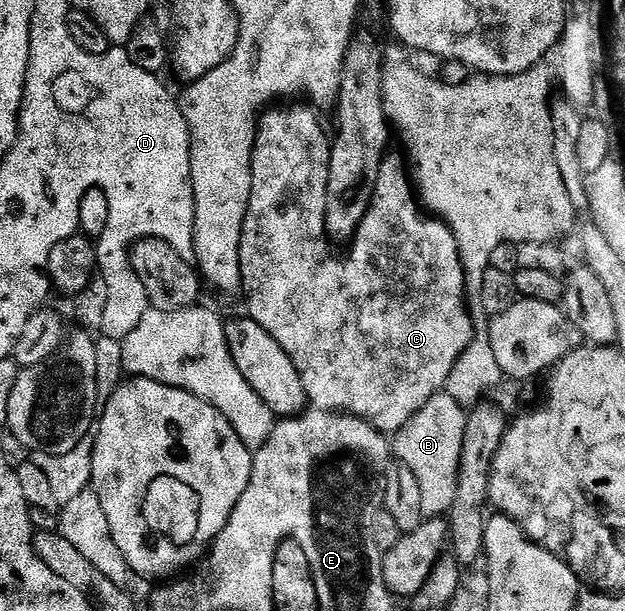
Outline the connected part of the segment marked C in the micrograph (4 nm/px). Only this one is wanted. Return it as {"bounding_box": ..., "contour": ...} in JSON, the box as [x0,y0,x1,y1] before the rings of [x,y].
{"bounding_box":[239,102,475,434],"contour":[[[287,102],[282,106],[268,107],[257,124],[255,149],[251,151],[251,197],[239,243],[239,261],[243,275],[241,292],[242,295],[247,295],[246,315],[253,322],[257,322],[261,330],[269,330],[269,334],[277,338],[281,350],[289,354],[293,366],[297,366],[297,374],[301,374],[301,386],[305,386],[308,401],[314,407],[326,412],[346,412],[348,416],[356,416],[369,422],[378,432],[396,434],[431,398],[446,389],[449,374],[453,374],[453,366],[457,366],[457,360],[461,358],[461,354],[465,354],[469,342],[475,337],[475,322],[471,319],[469,311],[467,279],[463,273],[459,243],[447,224],[421,211],[412,177],[405,167],[404,157],[387,154],[384,155],[383,164],[379,167],[375,194],[371,198],[371,208],[367,212],[367,218],[356,230],[355,239],[350,241],[348,248],[351,249],[348,250],[347,256],[338,256],[331,249],[333,244],[325,226],[327,171],[331,157],[329,132],[319,125],[318,114],[320,113],[314,107],[299,103],[303,102]]]}

